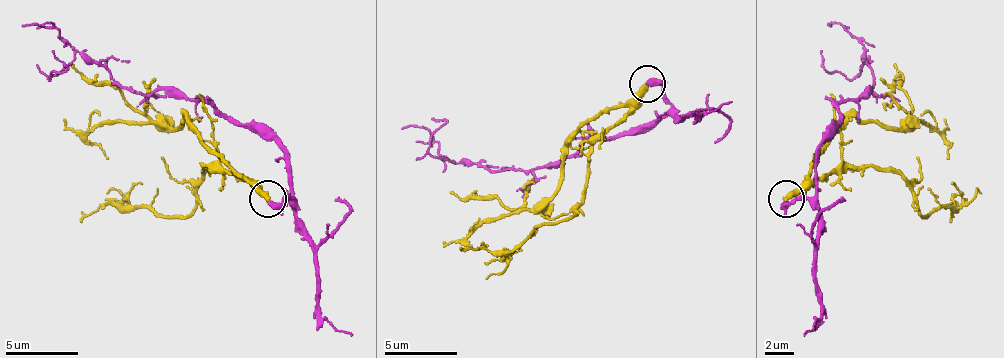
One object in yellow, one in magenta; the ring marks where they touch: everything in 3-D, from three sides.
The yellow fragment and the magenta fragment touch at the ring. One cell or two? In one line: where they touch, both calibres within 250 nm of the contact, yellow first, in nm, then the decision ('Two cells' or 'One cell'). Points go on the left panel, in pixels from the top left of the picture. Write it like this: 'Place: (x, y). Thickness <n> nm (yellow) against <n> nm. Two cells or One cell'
Place: (268, 198). Thickness 420 nm (yellow) against 300 nm. Two cells

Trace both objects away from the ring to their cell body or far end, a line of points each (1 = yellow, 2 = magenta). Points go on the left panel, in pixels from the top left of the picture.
1: (269, 198), (218, 158), (185, 118), (167, 129), (149, 121), (102, 121), (87, 140), (109, 158)
2: (269, 201), (290, 198), (290, 158), (254, 132), (80, 56), (48, 78), (66, 67), (51, 49)

